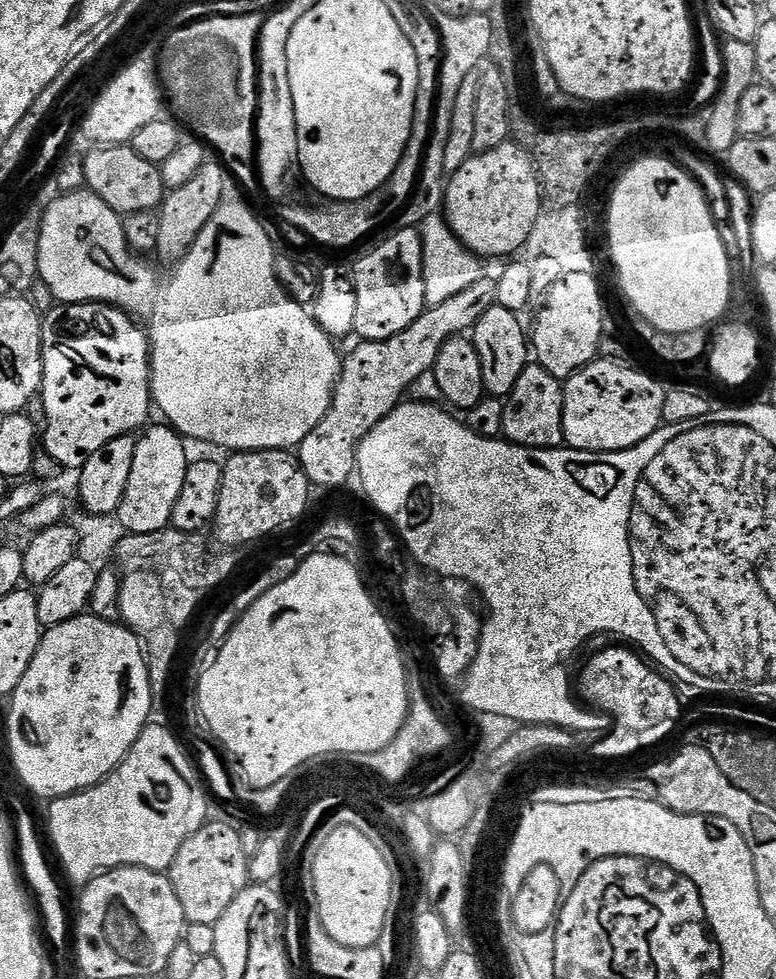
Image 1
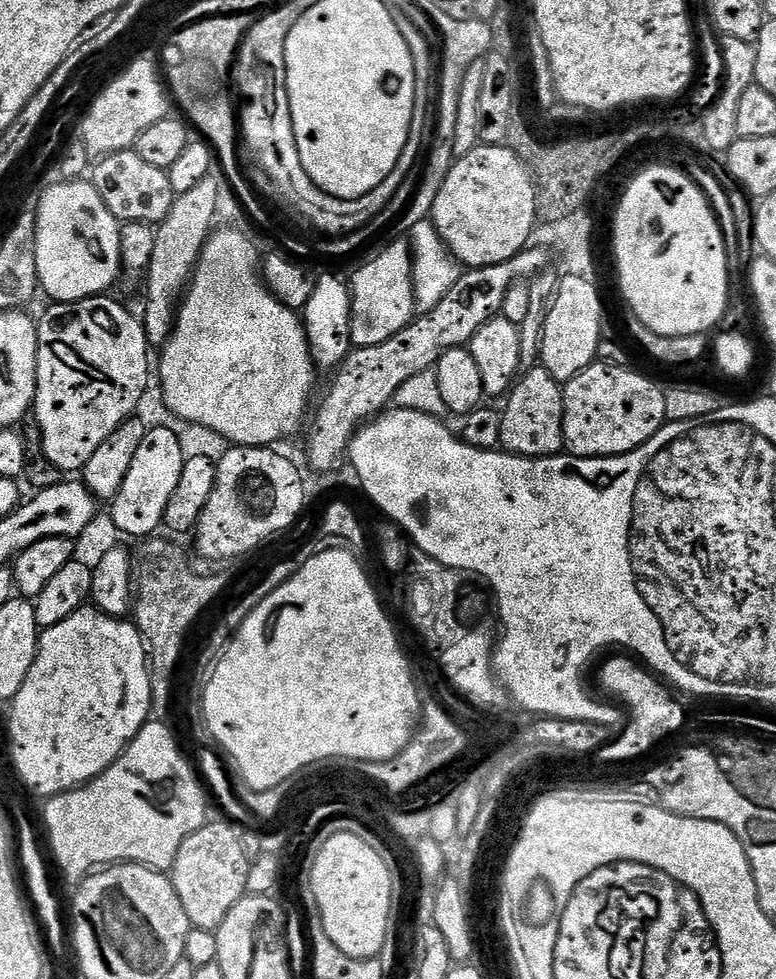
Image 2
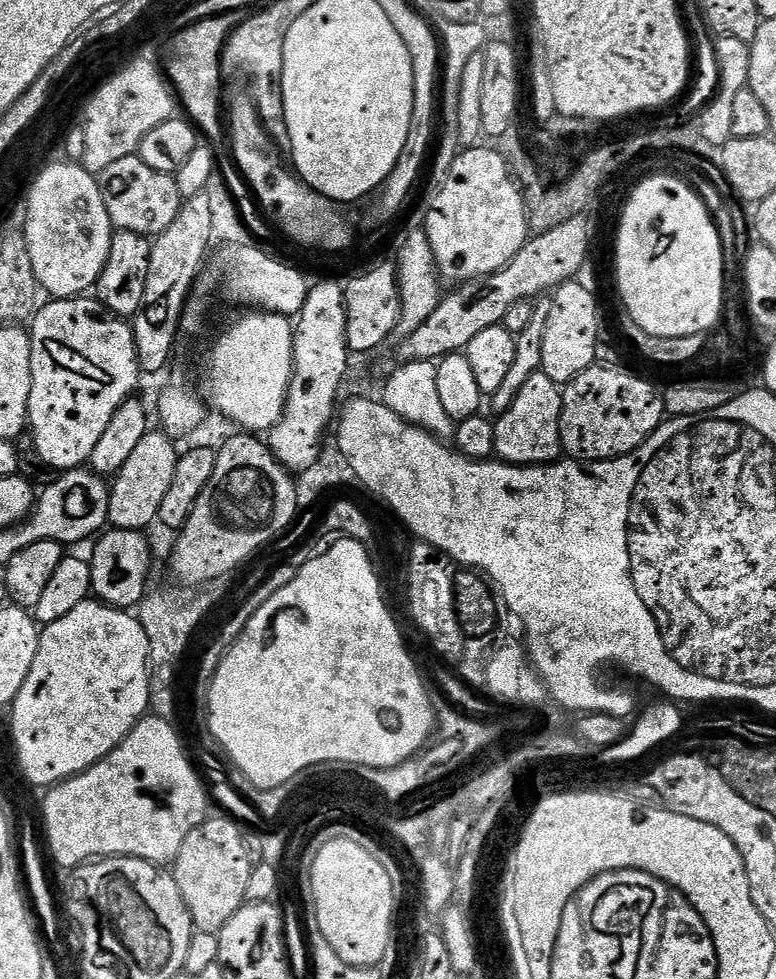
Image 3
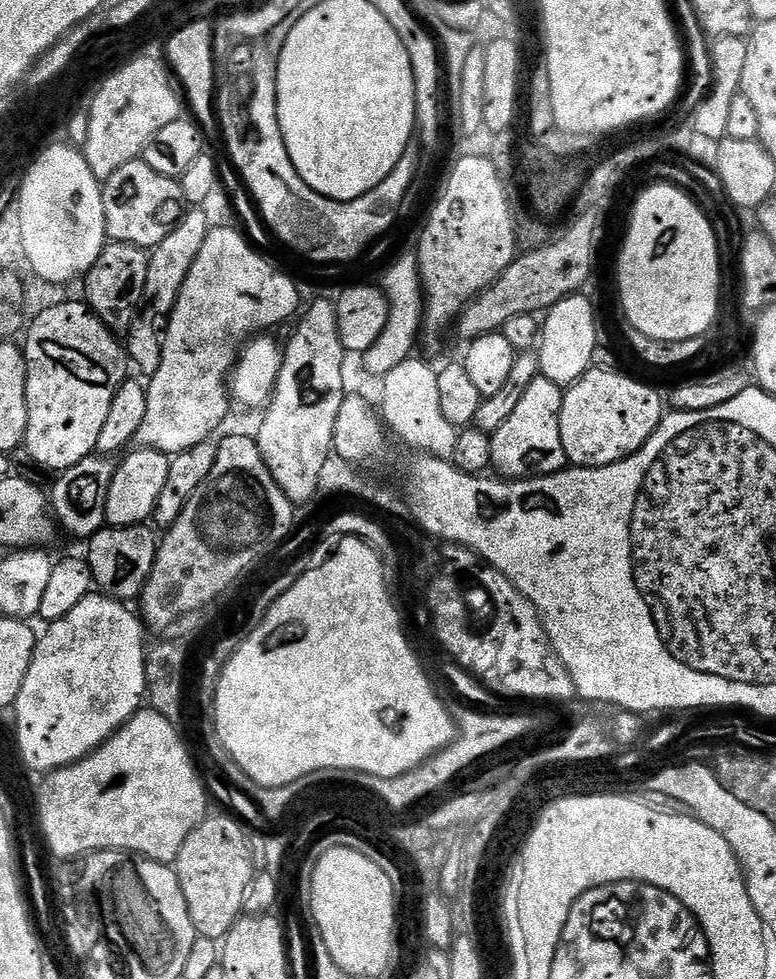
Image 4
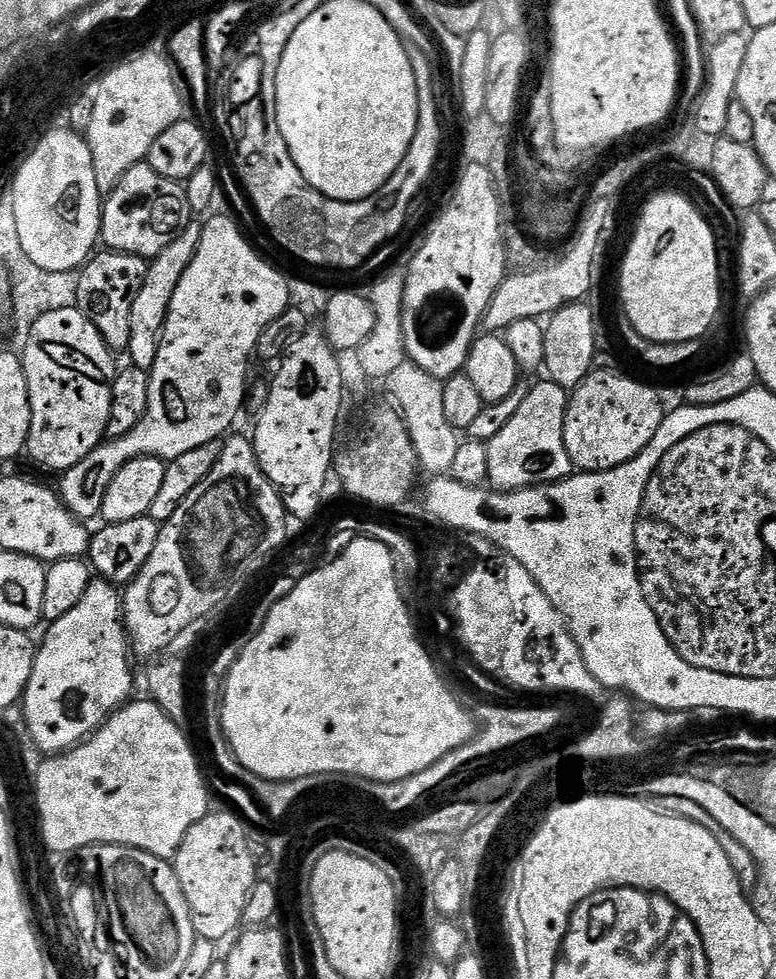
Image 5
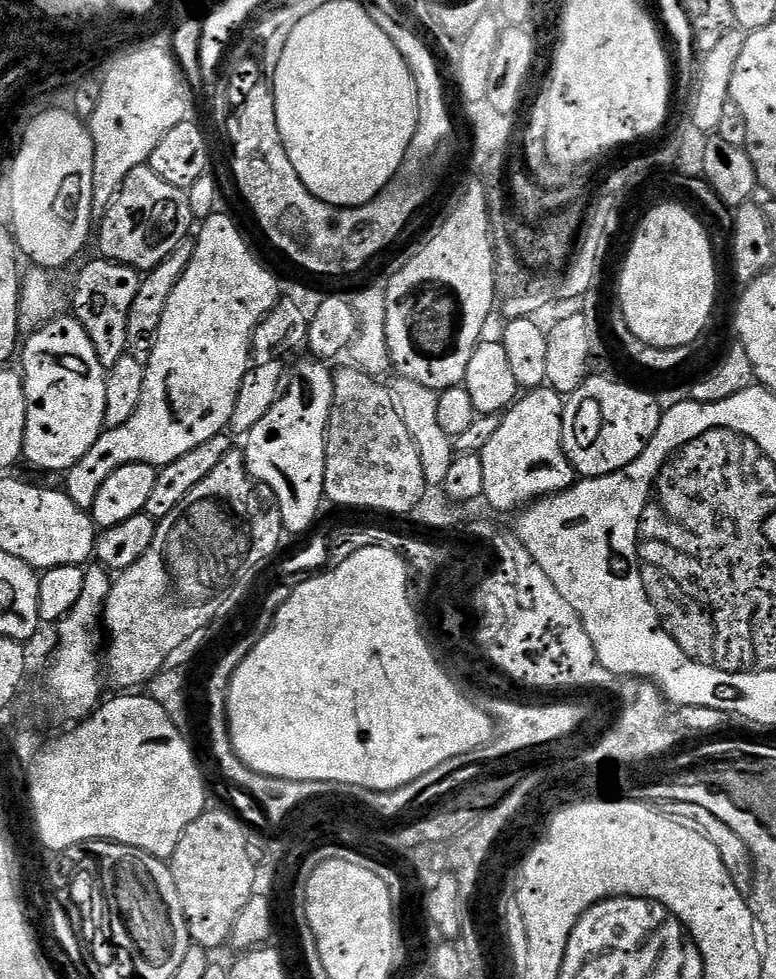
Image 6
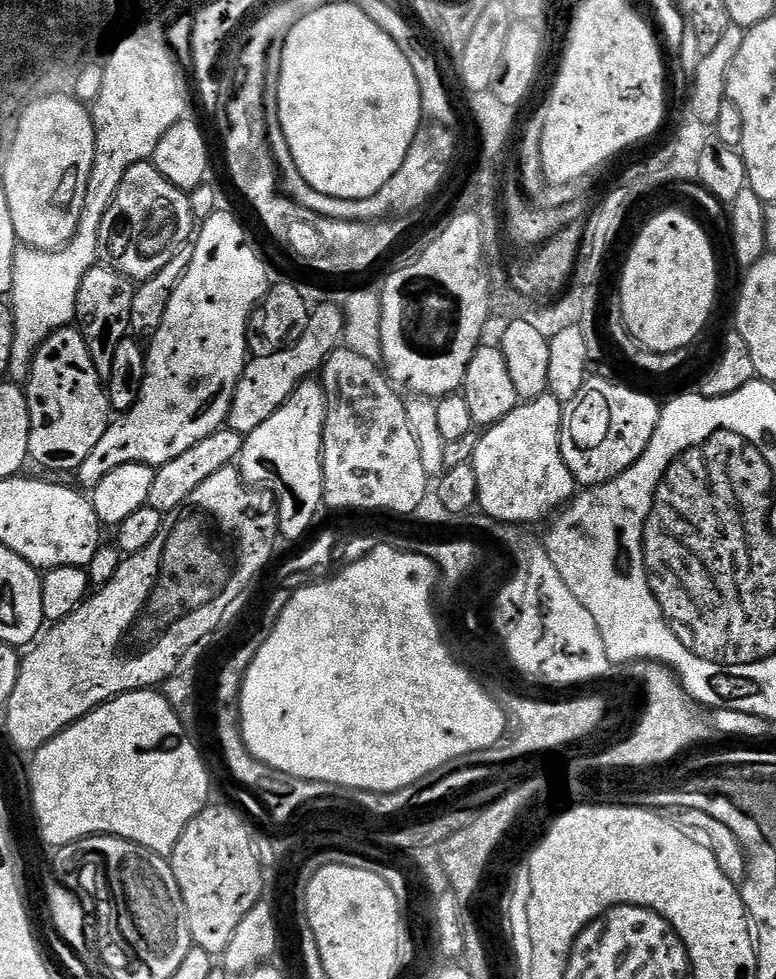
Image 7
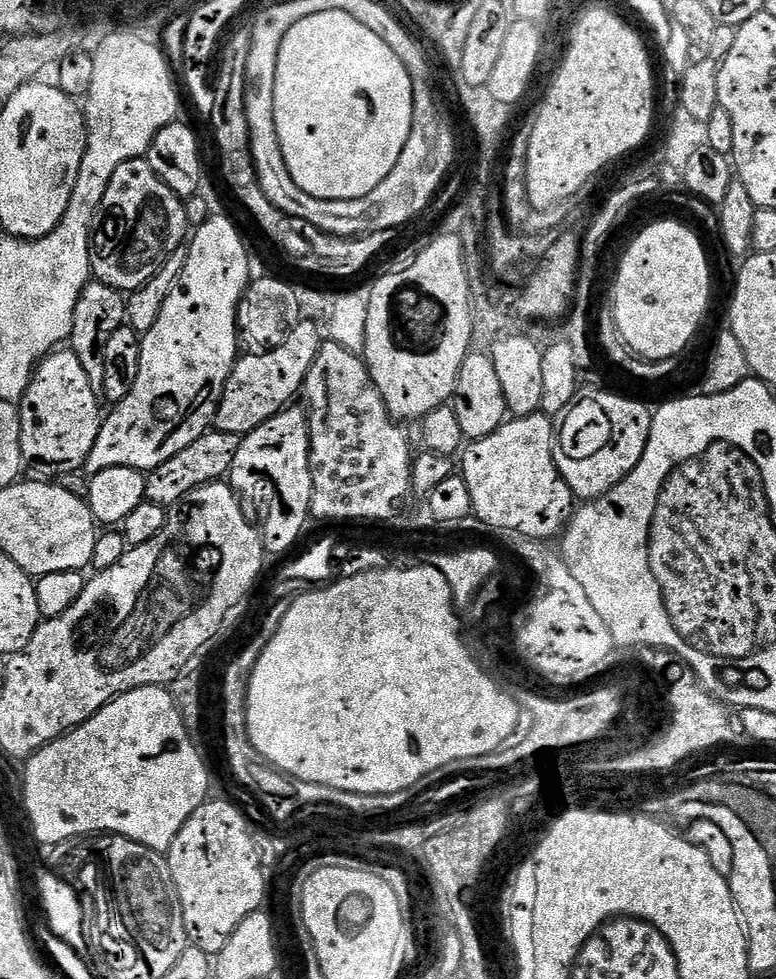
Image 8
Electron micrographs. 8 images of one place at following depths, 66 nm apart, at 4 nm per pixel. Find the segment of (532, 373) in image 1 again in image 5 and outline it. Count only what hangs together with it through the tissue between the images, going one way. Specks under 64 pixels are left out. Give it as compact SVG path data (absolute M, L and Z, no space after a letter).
M547 378L541 380L541 384L531 385L514 416L487 443L490 454L488 484L497 492L517 492L539 484L553 484L573 475L572 459L564 441L569 389Z

